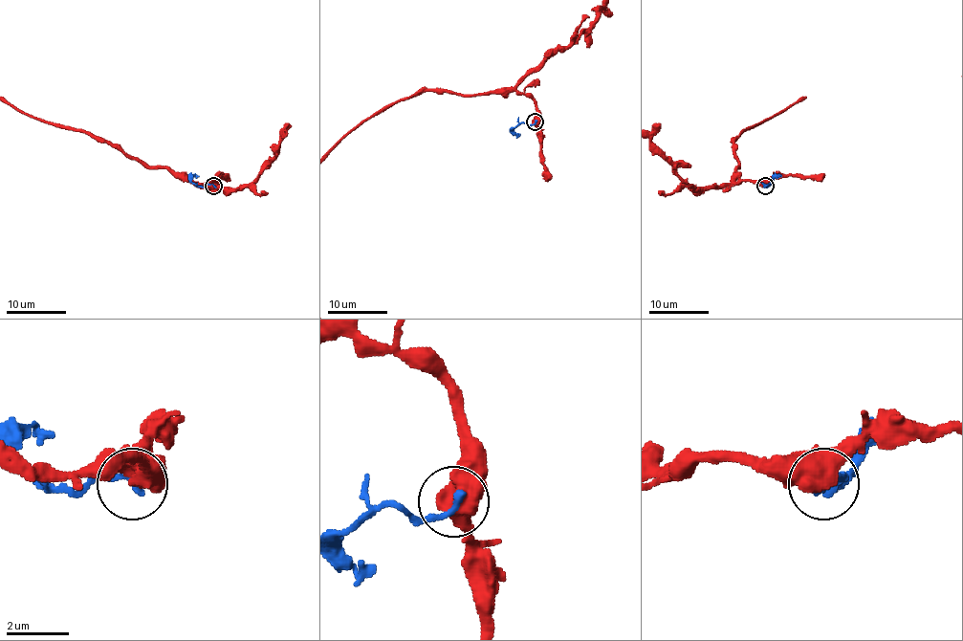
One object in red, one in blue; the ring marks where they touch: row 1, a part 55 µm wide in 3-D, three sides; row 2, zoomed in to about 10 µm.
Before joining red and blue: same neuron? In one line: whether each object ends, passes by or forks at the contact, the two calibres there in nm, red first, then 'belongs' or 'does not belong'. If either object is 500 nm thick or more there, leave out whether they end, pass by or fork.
700 nm thick on the red side, 240 nm on the other; belongs

